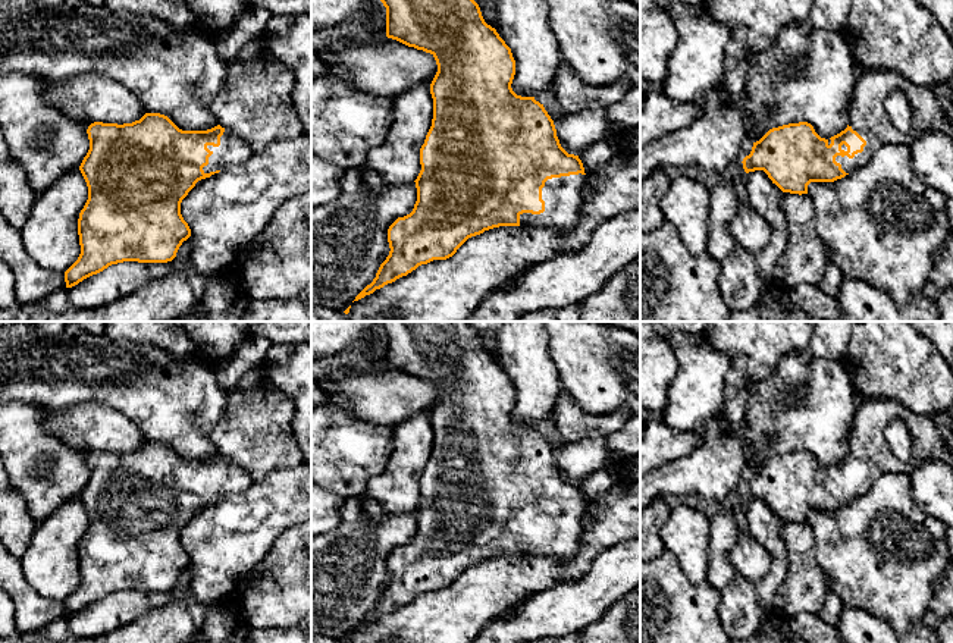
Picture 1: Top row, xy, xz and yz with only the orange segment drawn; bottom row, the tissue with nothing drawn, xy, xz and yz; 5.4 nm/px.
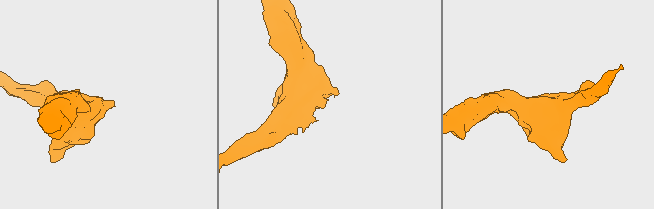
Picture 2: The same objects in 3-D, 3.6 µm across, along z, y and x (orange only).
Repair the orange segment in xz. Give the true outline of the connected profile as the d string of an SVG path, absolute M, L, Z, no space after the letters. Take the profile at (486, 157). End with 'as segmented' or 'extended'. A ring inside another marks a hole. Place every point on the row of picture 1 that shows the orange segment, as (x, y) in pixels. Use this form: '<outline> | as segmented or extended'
M380 0L386 7L386 37L396 40L408 47L430 53L438 65L438 72L430 84L430 94L433 98L433 119L432 126L426 135L424 144L420 148L421 170L417 176L417 201L410 214L398 217L388 229L389 255L380 264L376 277L367 285L354 301L373 294L376 289L383 288L396 279L407 276L421 264L427 264L433 260L446 260L452 257L457 250L471 236L480 235L485 230L499 226L527 226L527 228L548 228L554 232L570 233L580 220L581 216L581 186L584 184L584 167L579 156L568 154L559 144L554 120L545 110L543 104L535 100L535 97L517 95L512 88L512 79L515 75L515 60L511 48L499 37L495 28L488 25L482 16L480 7L474 0Z | extended

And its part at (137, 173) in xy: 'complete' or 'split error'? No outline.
split error

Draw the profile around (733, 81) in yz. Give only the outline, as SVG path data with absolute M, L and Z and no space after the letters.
M742 25L733 26L733 37L724 51L722 88L733 94L746 91L747 76L747 31Z

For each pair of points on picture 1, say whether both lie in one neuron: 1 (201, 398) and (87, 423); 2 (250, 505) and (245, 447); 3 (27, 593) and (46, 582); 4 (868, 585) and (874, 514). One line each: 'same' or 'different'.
1: different
2: different
3: different
4: same

